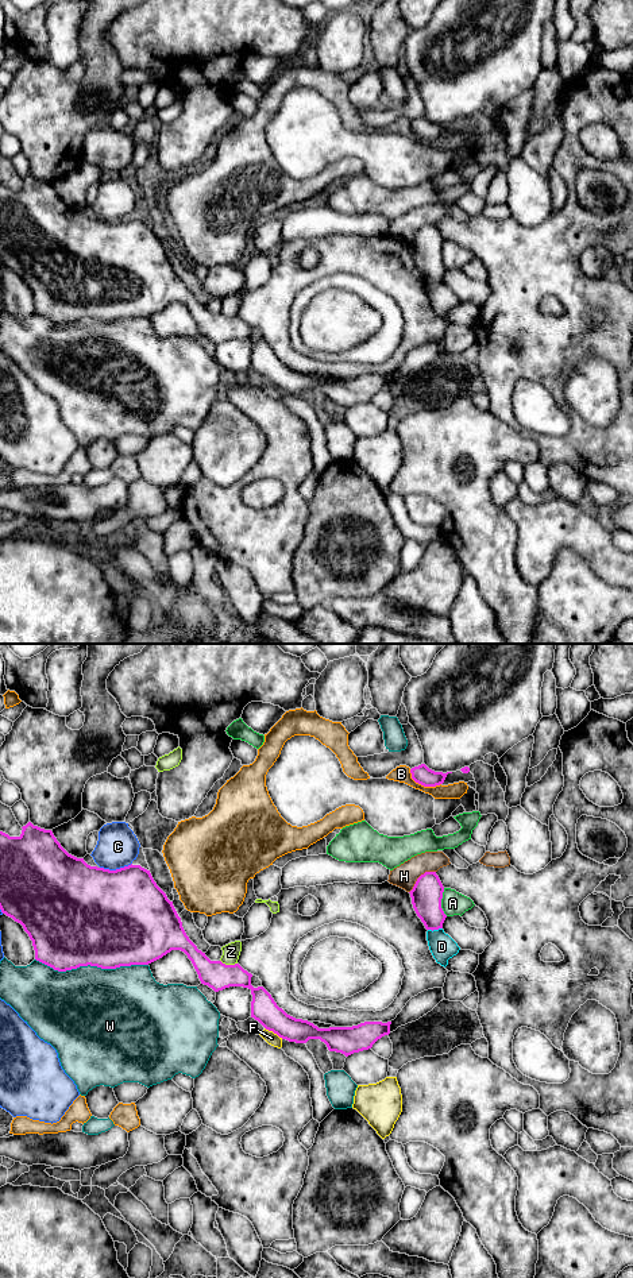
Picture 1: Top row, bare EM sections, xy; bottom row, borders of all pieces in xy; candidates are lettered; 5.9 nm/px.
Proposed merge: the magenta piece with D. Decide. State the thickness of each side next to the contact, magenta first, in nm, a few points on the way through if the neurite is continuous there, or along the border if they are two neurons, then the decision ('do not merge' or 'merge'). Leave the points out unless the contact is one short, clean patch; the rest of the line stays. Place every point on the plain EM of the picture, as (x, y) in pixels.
190 nm thick on the magenta side, 150 nm on the other; border along xy (442, 280), (428, 282); do not merge

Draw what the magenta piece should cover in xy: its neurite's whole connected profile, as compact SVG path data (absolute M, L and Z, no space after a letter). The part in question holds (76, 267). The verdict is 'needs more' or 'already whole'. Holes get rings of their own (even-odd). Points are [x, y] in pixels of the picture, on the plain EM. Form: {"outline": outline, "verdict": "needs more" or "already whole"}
{"outline": "M31 174L22 181L19 189L0 184L0 262L23 278L32 293L36 313L58 324L88 317L116 321L148 317L171 302L181 302L192 313L201 336L215 344L229 339L248 340L252 347L251 370L282 391L296 395L320 391L329 404L348 409L371 401L378 391L390 386L391 374L319 381L287 367L263 339L251 337L252 327L239 316L211 313L197 301L186 287L173 254L157 238L150 223L132 216L116 223L90 219L84 211L69 206L51 182Z", "verdict": "already whole"}

